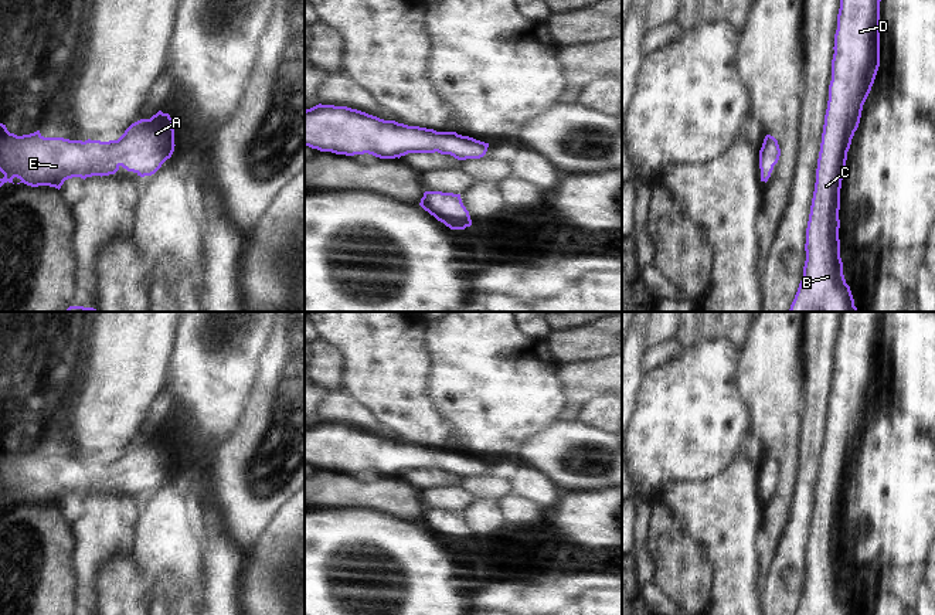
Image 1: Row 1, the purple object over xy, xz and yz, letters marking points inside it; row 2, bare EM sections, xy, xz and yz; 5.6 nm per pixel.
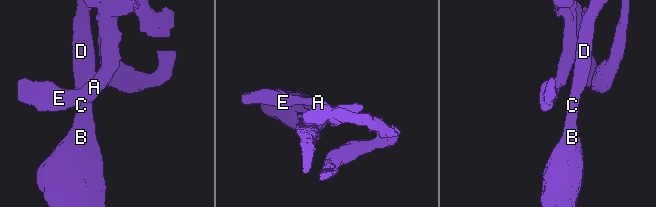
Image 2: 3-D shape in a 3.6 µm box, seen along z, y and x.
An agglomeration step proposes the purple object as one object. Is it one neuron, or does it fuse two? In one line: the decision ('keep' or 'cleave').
keep

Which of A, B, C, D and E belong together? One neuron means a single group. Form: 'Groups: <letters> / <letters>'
Groups: A B C D E.

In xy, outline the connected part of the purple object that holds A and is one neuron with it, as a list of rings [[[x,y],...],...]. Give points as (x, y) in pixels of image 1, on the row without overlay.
[[[159,428],[150,436],[140,436],[132,441],[118,458],[109,459],[91,456],[82,459],[64,455],[44,455],[40,448],[30,452],[17,453],[10,451],[6,442],[0,441],[0,489],[4,492],[4,495],[0,496],[0,504],[7,499],[13,500],[13,496],[17,495],[21,497],[20,500],[31,504],[50,503],[60,507],[64,499],[68,496],[81,495],[85,497],[86,495],[92,493],[109,493],[115,492],[120,483],[140,495],[152,493],[167,476],[171,475],[174,469],[174,439],[174,435],[171,435],[169,431]]]

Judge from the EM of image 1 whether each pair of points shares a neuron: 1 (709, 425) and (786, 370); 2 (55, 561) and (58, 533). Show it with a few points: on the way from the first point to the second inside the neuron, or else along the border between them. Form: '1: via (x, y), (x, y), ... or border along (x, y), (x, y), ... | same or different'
1: border along (737, 367), (737, 390), (748, 411), (750, 431) | different
2: via (55, 554), (55, 540) | same

